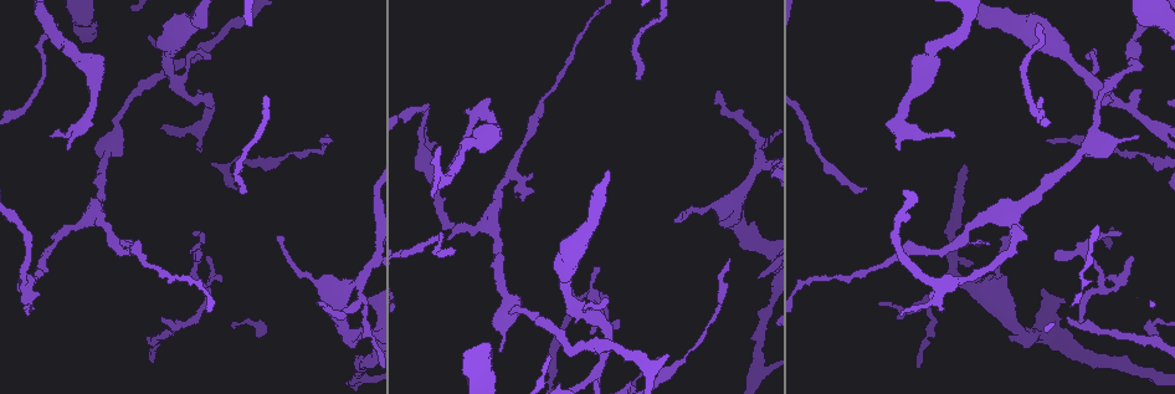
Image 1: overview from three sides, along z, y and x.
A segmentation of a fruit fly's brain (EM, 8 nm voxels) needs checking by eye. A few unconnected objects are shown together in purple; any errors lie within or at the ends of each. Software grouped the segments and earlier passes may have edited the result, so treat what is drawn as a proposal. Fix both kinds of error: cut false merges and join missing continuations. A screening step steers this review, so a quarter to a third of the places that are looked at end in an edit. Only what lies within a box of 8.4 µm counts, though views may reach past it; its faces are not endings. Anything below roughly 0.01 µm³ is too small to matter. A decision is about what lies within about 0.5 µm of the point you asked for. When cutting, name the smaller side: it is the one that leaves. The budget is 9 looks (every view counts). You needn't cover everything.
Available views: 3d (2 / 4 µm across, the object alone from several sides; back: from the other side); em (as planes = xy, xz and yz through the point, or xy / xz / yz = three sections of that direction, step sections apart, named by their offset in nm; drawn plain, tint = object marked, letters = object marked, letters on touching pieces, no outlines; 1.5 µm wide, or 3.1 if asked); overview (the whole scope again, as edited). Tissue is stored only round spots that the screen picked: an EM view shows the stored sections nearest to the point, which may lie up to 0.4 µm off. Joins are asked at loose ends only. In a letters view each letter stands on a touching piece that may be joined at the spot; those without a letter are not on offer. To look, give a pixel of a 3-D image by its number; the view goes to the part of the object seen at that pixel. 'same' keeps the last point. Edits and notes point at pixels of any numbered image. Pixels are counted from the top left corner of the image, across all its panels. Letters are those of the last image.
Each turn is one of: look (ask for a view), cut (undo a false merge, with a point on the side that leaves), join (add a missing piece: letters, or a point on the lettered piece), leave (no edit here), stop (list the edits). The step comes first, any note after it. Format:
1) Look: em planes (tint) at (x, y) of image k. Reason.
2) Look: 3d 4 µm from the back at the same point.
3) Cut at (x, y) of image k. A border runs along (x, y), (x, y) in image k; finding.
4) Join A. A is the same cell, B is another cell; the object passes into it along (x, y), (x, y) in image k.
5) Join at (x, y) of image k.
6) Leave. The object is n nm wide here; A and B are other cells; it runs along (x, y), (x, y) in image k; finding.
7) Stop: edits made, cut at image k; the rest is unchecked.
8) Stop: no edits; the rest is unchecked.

Look: 3d 2 µm from the back at (991, 283) of image 1.

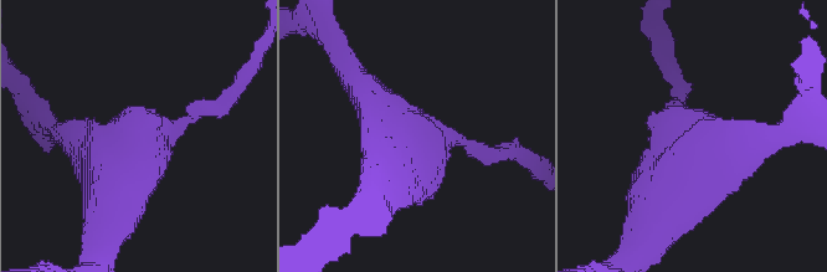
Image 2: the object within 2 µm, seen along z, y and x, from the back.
Look: em xy step 4 (plain) at (689, 132) of image 2. Now the EM.

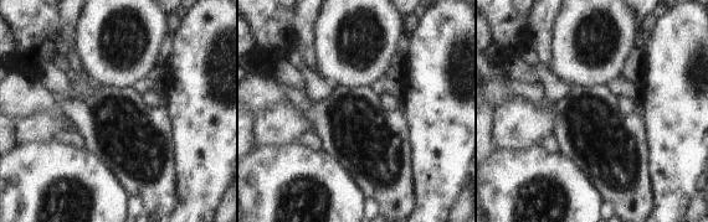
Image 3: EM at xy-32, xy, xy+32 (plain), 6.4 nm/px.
Look: em xy step 4 (letters) at the same point. What lies round it.

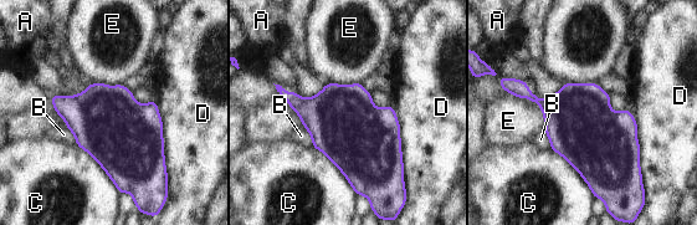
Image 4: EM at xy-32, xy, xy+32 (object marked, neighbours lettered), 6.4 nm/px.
Leave. The object is 460 nm wide here; A, B, C, D and E are other cells; a border runs along (511, 93), (538, 105), (544, 129) in image 4; continuous, no second neuron.

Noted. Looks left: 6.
Look: 3d 4 µm at (1066, 317) of image 1. Thin end.

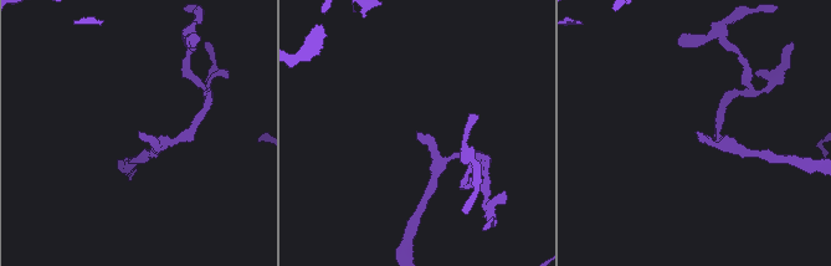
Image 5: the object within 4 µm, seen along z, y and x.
Look: em xz step 4 (plain) at (697, 131) of image 5.

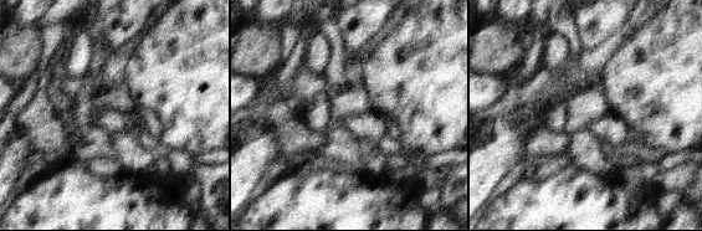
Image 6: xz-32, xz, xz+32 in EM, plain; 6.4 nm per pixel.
Look: em xz step 4 (letters) at the same point. See the neighbours.

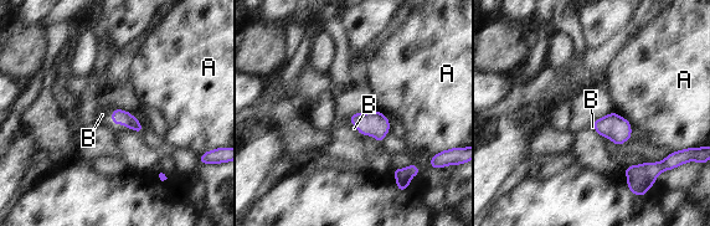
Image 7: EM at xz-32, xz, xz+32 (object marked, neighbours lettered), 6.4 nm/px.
Join B. B is the same cell, A is another cell; the object passes into it along (118, 117), (114, 123), (102, 114) in image 7; it goes on there.

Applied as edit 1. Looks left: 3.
Look: em yz step 4 (tint) at (590, 332) of image 1. Tapers out.

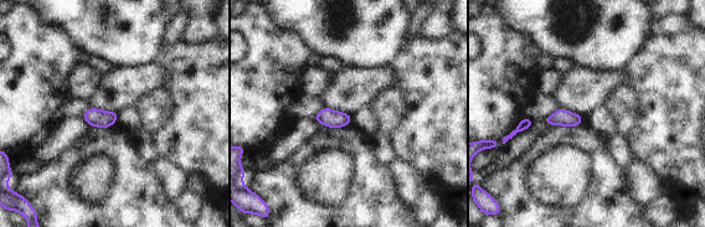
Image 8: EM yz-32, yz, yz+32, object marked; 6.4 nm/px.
Look: em xy step 8 (letters) at the same point. Cut it another way.

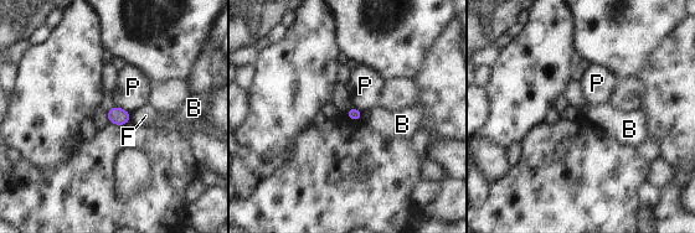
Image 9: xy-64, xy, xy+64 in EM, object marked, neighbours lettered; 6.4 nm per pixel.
Leave. B, F and P are other cells; a border runs along (114, 104), (129, 114) in image 9; no lettered piece goes on from it.

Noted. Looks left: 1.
Look: em planes (letters) at (637, 76) of image 1. Tapers out.

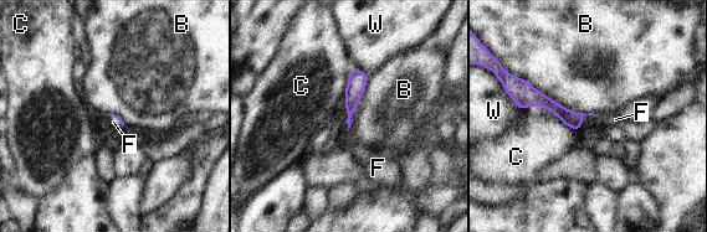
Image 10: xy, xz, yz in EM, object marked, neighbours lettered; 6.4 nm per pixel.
Join F. F is the same cell, B, C and W are other cells; the object passes into it along (569, 118), (588, 114), (615, 119) in image 10; it goes on there.

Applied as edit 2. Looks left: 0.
Stop: edits made, join at image 7, join at image 10; the rest is unchecked.

